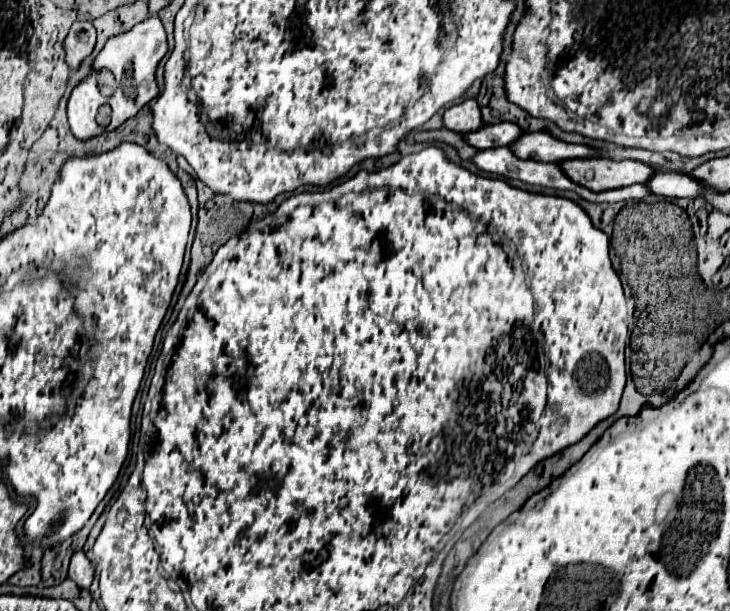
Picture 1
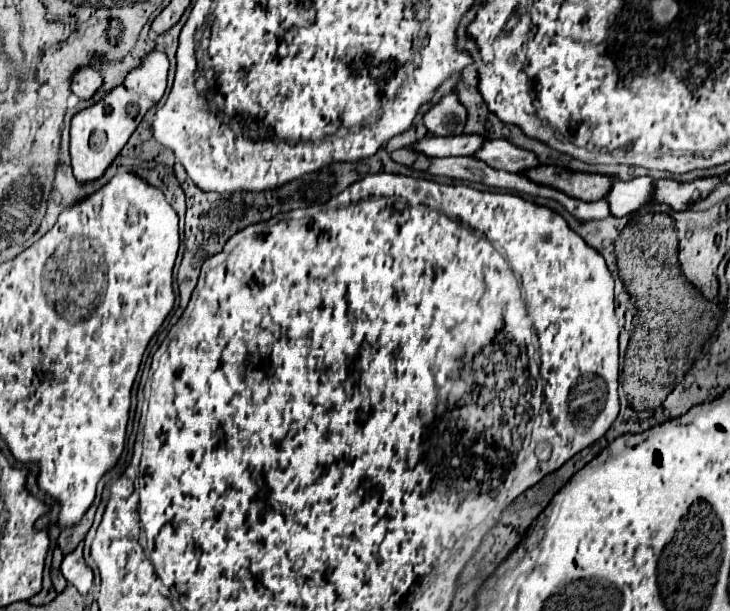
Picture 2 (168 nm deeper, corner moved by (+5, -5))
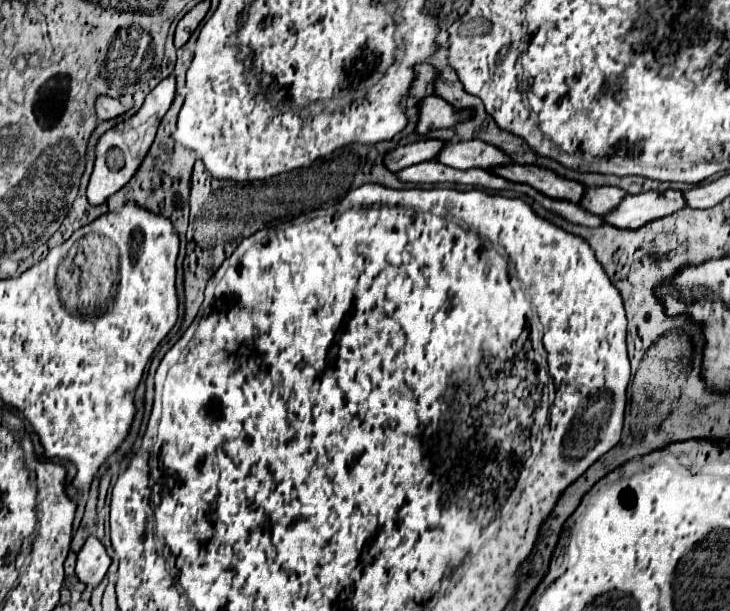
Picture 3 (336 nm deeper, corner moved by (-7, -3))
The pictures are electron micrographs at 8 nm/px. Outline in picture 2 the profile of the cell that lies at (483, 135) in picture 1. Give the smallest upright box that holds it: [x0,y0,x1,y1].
[412,135,484,157]

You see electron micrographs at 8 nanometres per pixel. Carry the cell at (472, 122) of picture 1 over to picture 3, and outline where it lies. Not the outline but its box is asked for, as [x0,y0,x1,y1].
[416,95,468,135]

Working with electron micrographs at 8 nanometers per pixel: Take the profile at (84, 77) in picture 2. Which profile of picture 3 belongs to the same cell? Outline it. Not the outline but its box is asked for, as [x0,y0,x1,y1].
[96,95,132,121]

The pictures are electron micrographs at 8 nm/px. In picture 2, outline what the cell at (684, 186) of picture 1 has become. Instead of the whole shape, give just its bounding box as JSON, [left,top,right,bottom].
[606,177,652,217]

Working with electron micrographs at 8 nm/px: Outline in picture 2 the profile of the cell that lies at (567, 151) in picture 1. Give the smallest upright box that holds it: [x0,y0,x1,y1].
[474,139,540,173]

